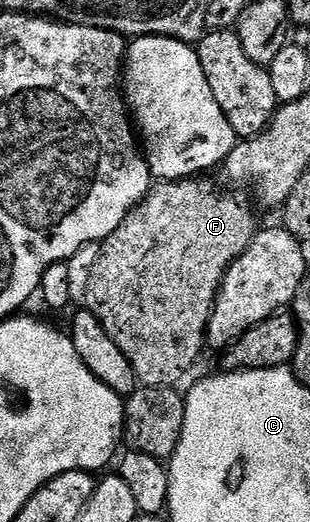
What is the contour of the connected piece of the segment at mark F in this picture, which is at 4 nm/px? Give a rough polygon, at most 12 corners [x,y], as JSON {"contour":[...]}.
{"contour":[[155,184],[85,308],[146,387],[202,353],[251,202]]}

